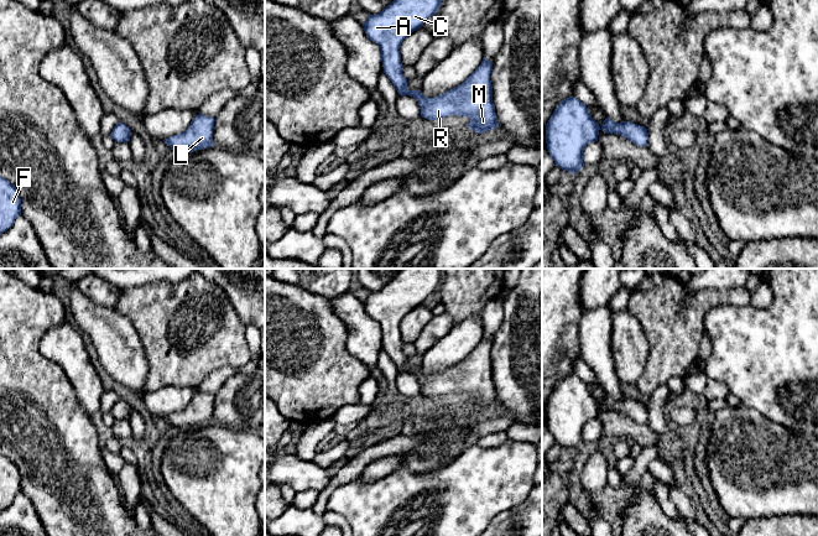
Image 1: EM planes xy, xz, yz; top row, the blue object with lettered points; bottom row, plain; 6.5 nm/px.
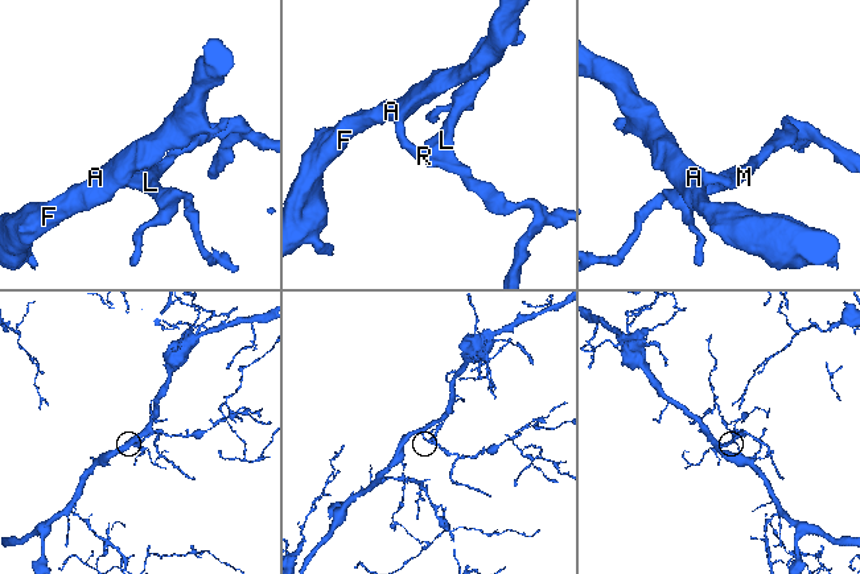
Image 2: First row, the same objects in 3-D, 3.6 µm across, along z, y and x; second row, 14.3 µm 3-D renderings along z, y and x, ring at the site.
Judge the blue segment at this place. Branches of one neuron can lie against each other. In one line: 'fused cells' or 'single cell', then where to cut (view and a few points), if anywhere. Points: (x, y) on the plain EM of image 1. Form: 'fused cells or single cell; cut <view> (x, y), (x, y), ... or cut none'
single cell; cut none

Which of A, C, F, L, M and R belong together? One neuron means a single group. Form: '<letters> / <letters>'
A C F L M R

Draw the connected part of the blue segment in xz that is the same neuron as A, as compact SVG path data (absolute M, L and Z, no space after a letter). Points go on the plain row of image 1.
M402 269L381 290L369 292L363 301L364 308L381 326L384 350L396 364L398 373L416 375L422 395L437 397L450 392L468 394L470 400L467 405L478 411L496 406L499 400L490 358L493 339L484 334L462 361L436 375L426 375L421 368L407 366L400 323L410 311L438 290L442 276L443 269Z

